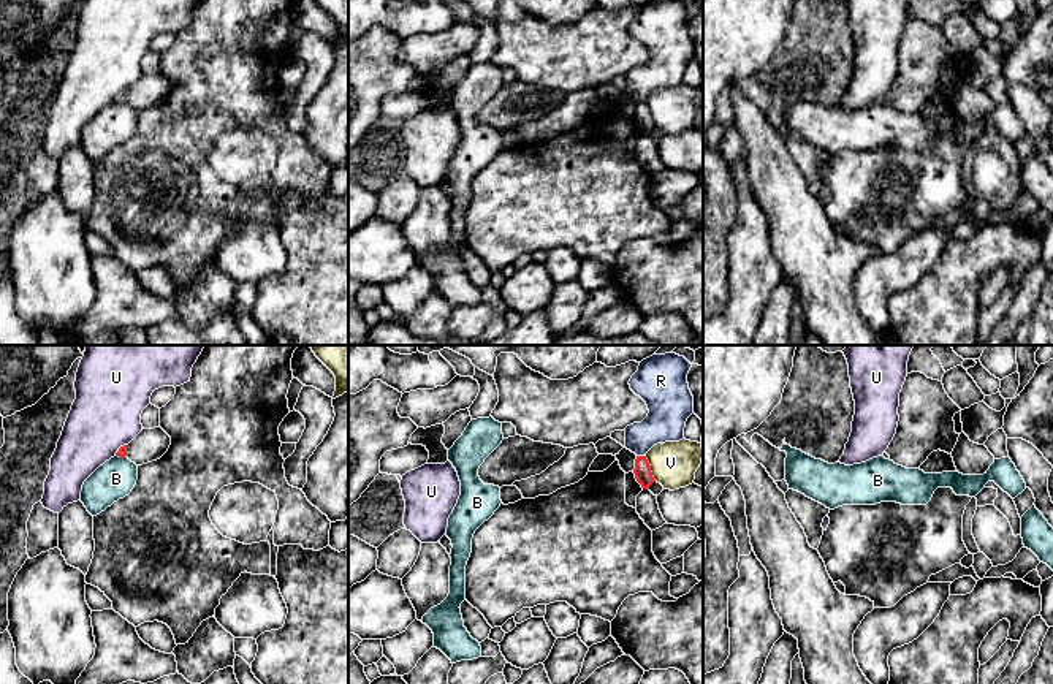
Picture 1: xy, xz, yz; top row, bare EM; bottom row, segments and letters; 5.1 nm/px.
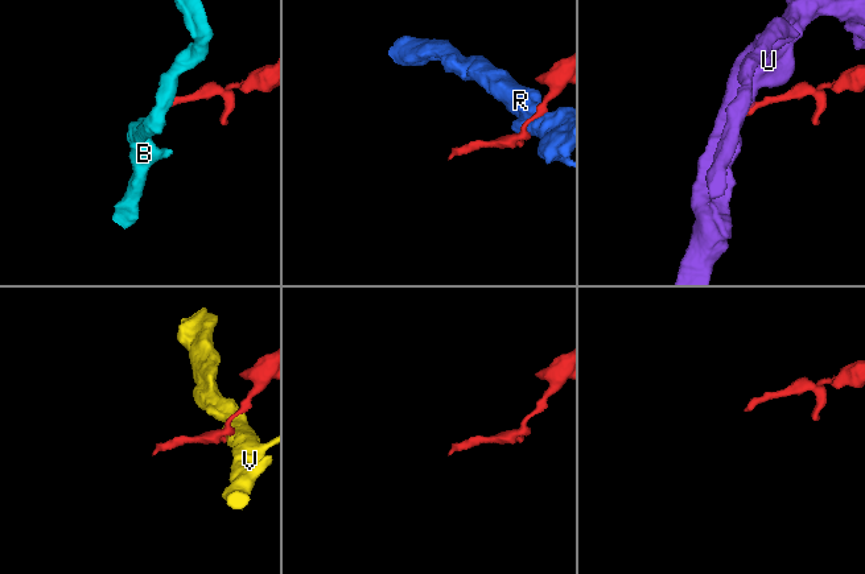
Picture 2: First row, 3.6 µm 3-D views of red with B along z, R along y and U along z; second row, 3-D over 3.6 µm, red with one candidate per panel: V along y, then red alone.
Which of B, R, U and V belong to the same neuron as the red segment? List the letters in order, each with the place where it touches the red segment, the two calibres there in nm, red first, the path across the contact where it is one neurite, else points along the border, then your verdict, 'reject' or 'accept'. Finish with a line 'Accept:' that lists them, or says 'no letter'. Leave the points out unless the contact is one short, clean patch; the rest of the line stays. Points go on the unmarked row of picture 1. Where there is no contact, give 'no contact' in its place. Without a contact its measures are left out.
B: xy (121, 102) | 50/200 nm | reject
R: xz (640, 102) | 90/200 nm | reject
U: xy (119, 94) | 50/360 nm | reject
V: xz (650, 113) | 90/240 nm | reject
Accept: no letter

